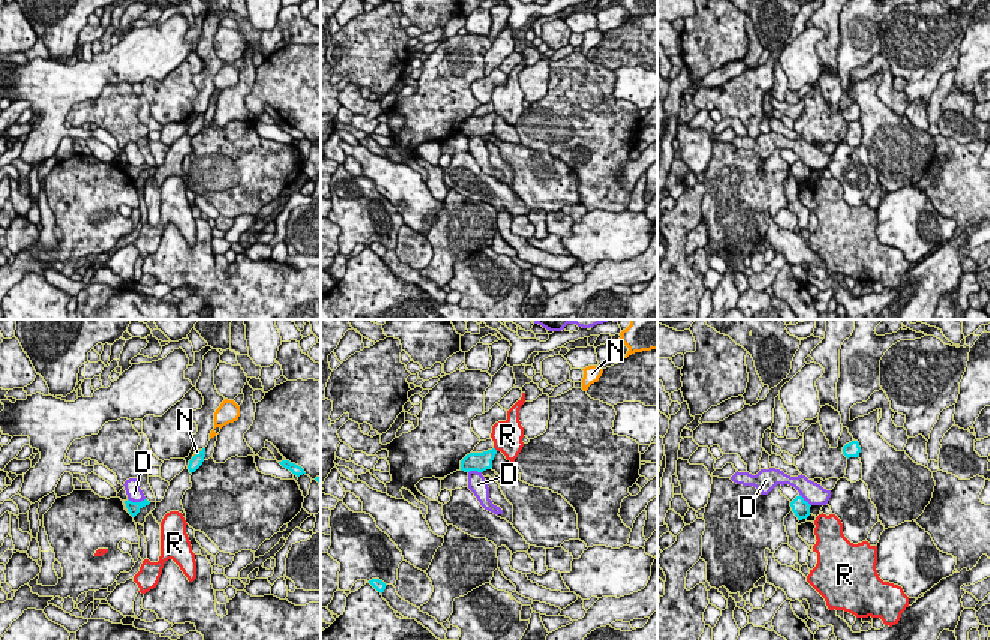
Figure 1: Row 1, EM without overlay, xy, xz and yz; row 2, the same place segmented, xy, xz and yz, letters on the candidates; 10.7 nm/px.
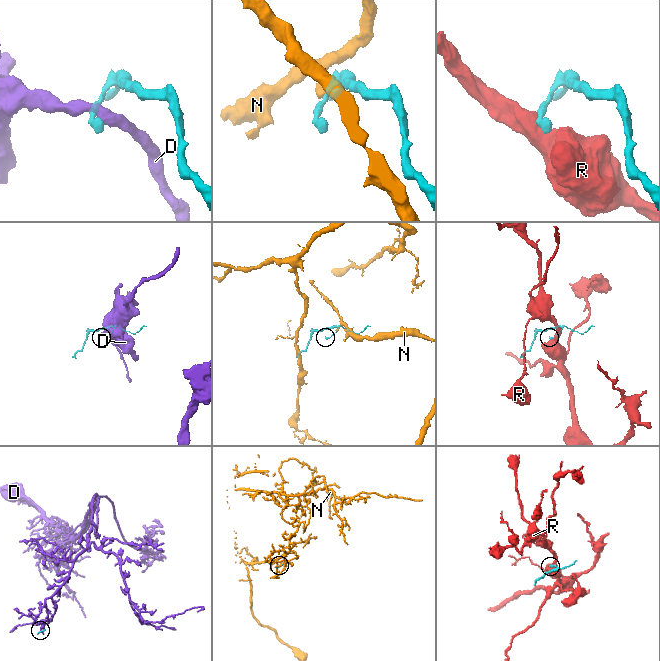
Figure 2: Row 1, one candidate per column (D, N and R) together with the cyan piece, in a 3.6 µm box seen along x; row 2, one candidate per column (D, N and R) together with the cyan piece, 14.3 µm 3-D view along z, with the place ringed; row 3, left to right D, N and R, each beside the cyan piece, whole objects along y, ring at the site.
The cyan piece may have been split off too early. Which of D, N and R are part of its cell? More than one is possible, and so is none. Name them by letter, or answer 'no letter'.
no letter

